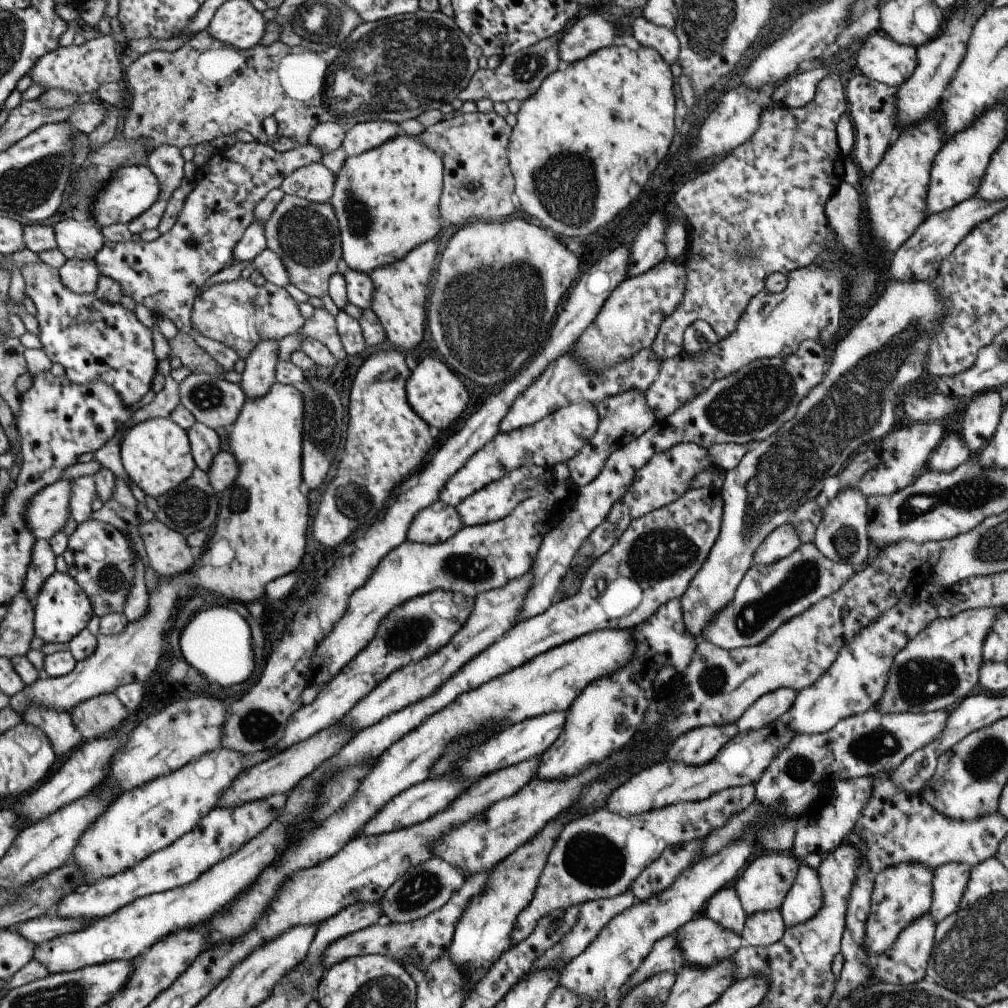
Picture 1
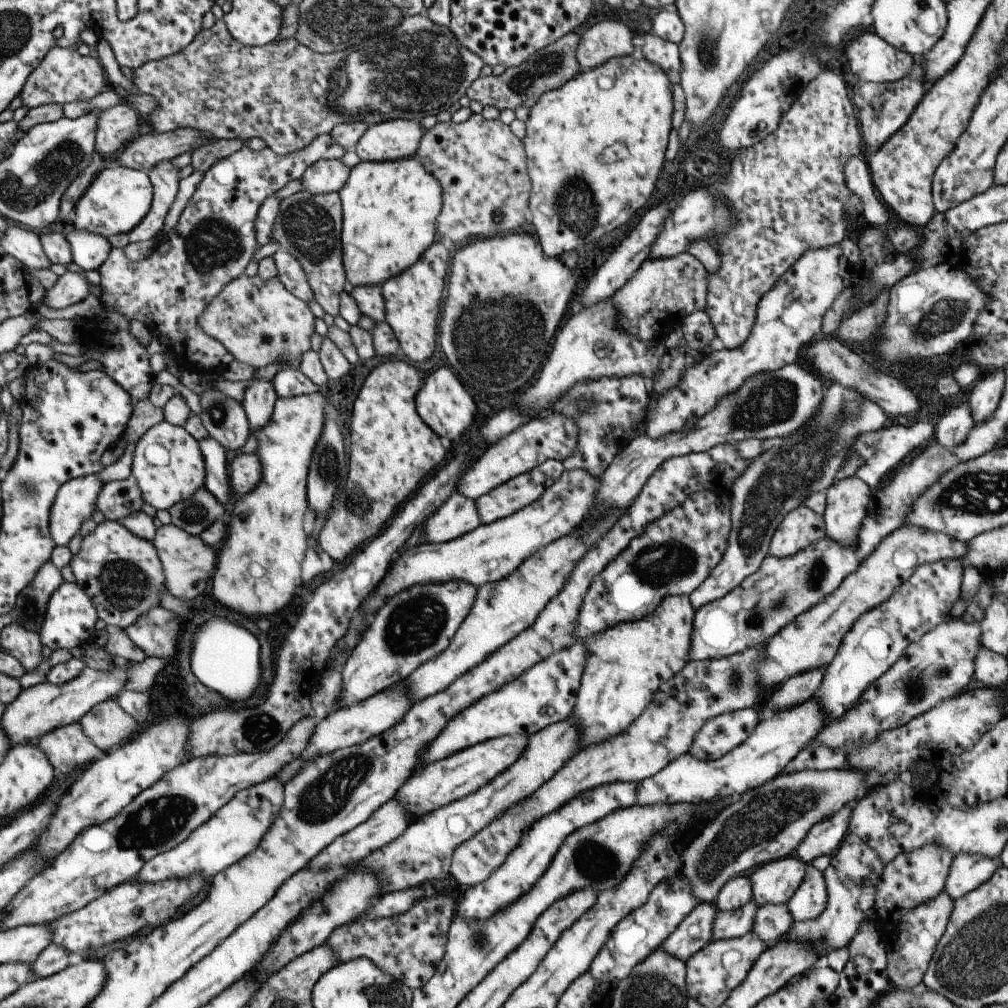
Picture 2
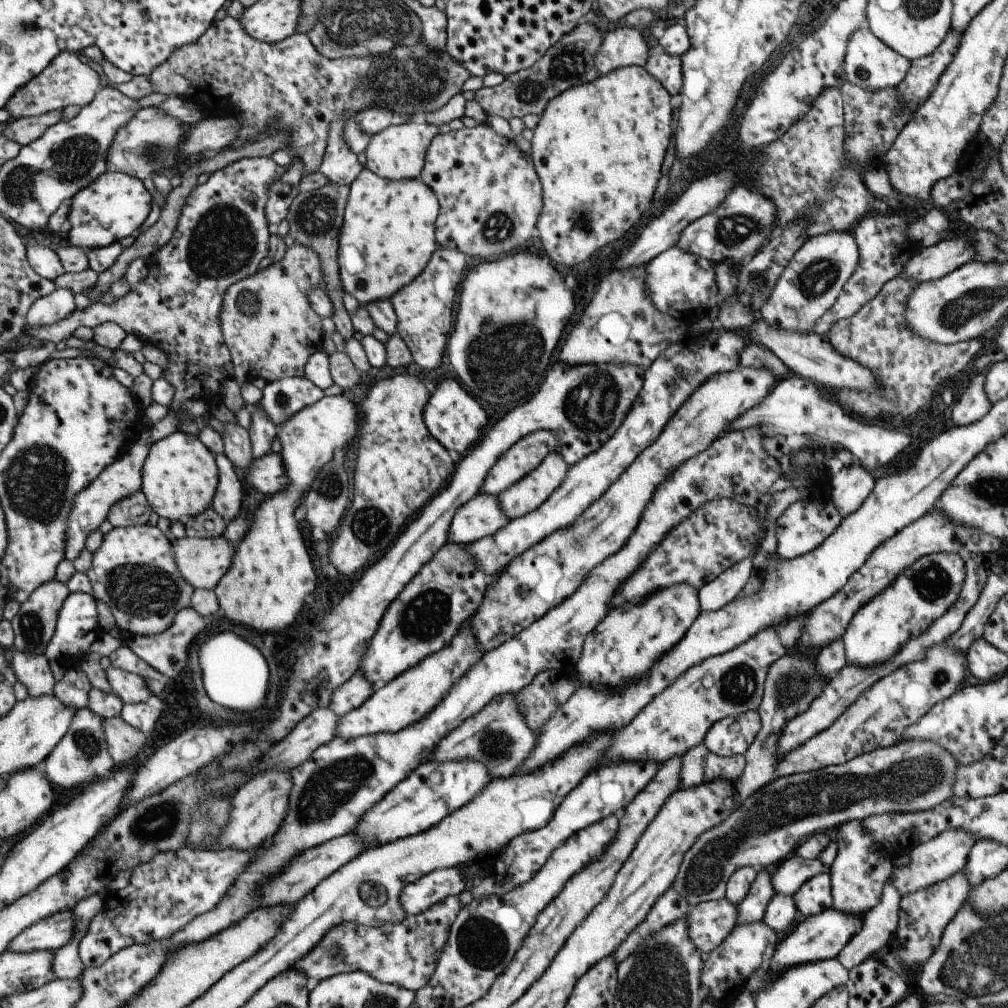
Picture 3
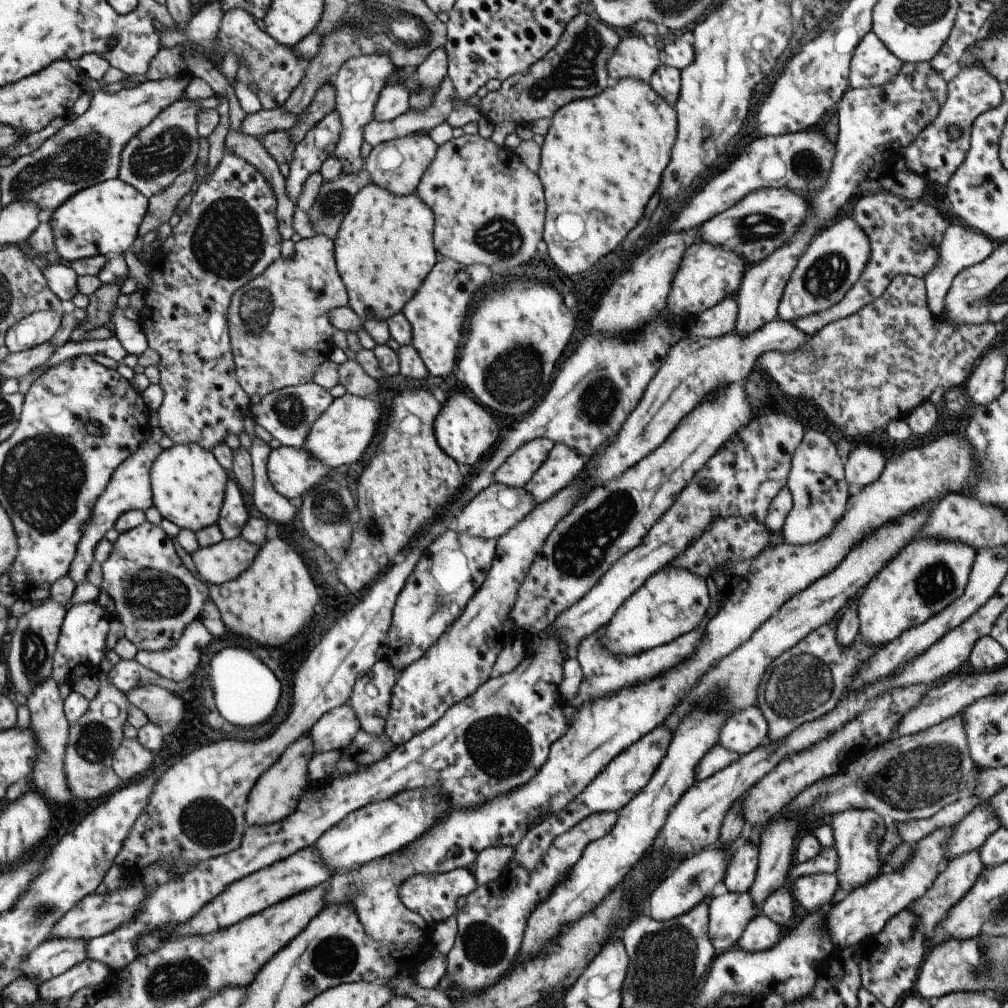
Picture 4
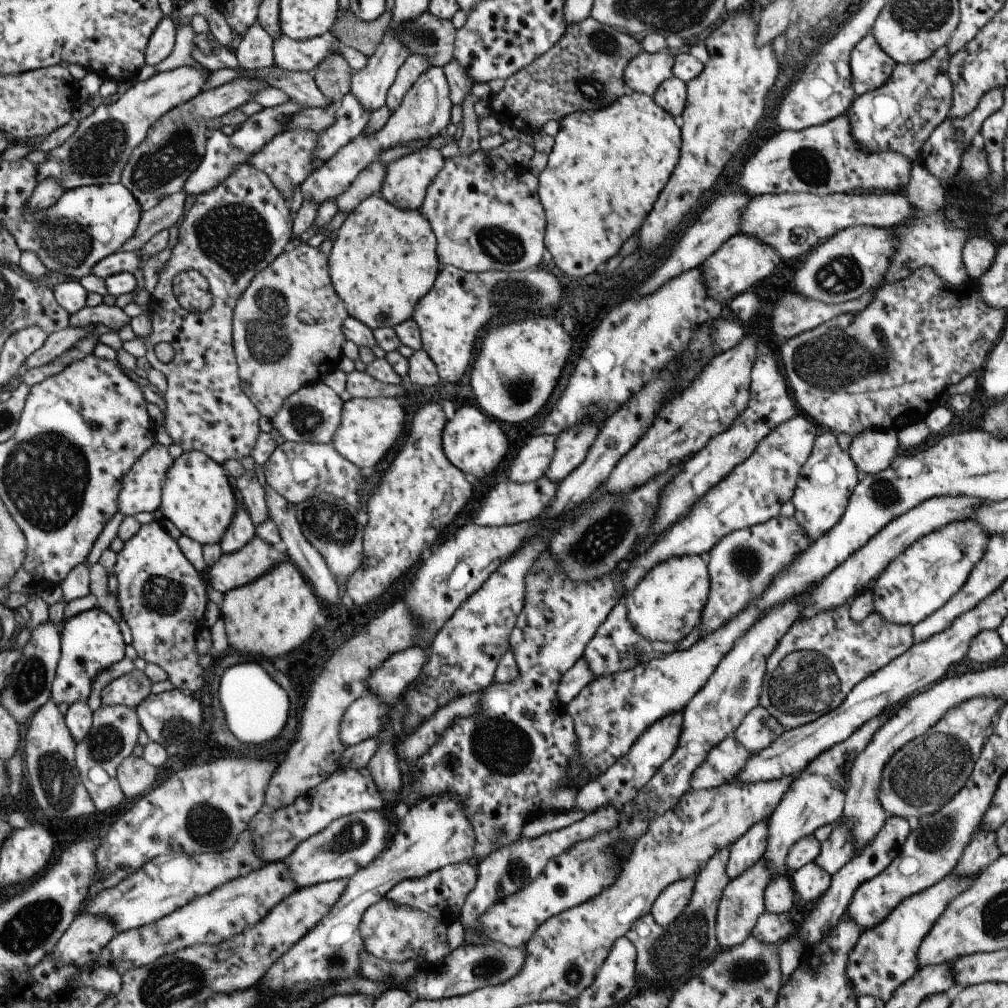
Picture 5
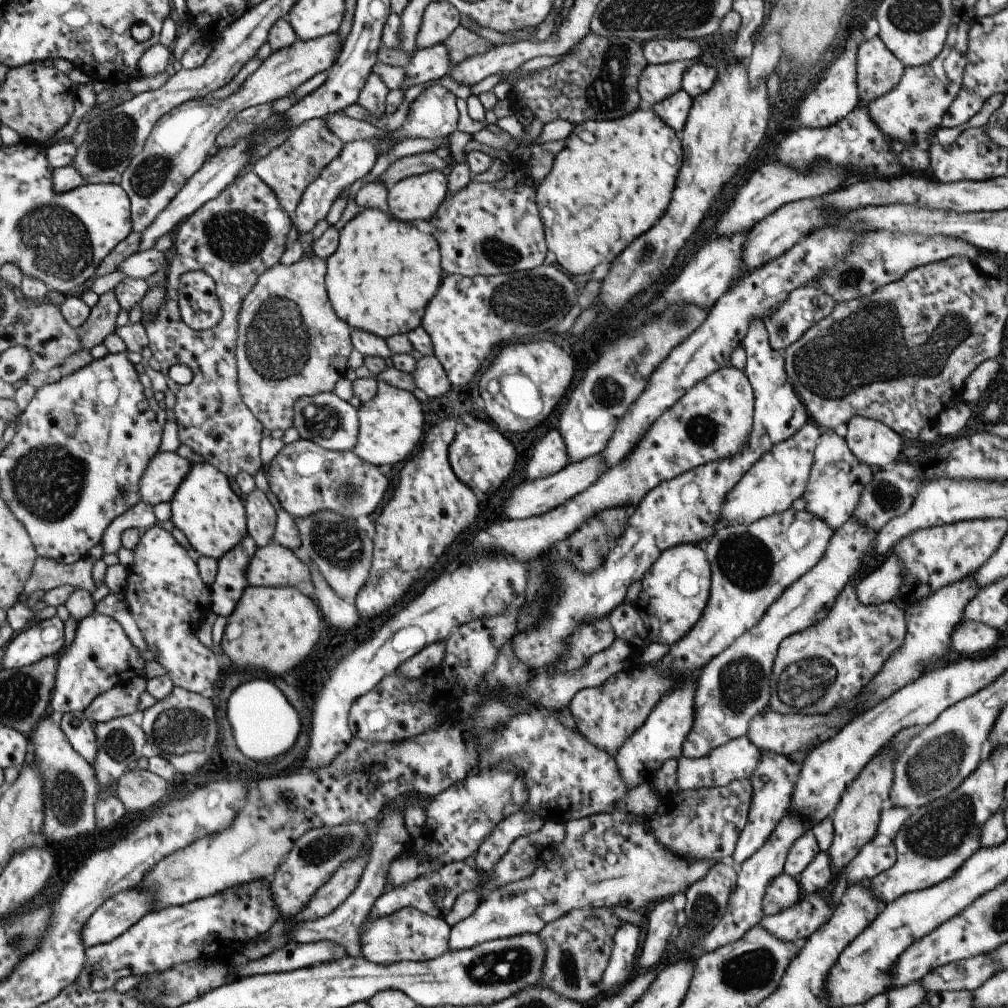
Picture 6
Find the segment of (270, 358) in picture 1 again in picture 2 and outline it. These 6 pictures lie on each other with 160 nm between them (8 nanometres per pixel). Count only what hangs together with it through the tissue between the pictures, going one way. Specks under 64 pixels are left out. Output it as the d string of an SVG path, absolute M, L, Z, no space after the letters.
M249 380L243 393L243 400L240 404L247 416L247 423L250 432L265 428L277 398L273 384L263 380Z

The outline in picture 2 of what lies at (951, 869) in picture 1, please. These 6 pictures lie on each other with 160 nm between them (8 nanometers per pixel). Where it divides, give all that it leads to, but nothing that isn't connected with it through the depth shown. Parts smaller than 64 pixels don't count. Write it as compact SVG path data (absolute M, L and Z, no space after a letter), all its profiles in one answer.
M957 854L951 860L942 891L954 901L991 878L999 862L977 854Z

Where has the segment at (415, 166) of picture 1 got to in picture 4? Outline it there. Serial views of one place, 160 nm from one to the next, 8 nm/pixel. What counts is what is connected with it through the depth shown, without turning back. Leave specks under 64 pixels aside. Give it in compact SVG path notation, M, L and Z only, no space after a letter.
M369 183L354 197L341 219L333 239L334 265L348 296L348 307L361 320L373 318L384 321L401 313L403 305L415 294L427 273L438 261L432 243L434 216L432 210L416 194L398 197L388 190Z

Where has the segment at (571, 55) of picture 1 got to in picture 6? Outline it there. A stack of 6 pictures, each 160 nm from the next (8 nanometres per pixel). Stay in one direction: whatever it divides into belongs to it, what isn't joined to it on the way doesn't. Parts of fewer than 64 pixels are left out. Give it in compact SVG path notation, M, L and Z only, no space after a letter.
M684 60L645 66L637 83L640 99L653 106L681 89L683 73L692 64L691 61Z

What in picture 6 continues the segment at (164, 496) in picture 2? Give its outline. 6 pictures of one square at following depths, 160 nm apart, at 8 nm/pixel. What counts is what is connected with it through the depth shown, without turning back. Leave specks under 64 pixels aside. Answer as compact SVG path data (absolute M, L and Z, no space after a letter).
M193 463L168 503L172 526L183 532L200 556L218 560L247 534L244 504L231 490L227 477L209 463Z

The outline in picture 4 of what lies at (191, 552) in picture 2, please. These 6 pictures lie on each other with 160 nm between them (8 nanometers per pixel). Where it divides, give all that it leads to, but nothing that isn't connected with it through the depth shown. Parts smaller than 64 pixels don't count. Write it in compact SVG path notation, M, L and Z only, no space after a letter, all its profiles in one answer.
M239 536L231 540L222 539L213 546L199 547L189 555L203 582L220 585L245 571L254 561L258 549L256 544Z

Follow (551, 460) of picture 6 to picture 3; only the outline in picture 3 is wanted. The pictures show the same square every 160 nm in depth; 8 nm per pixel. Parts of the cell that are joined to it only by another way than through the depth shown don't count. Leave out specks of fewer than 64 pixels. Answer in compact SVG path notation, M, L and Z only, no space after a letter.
M539 428L510 446L489 469L480 492L496 495L521 480L550 452L558 450L558 442L549 428Z

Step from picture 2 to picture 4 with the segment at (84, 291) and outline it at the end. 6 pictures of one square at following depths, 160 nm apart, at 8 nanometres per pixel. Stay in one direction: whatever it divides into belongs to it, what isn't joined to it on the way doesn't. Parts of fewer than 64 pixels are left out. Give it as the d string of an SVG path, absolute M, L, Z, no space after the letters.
M35 311L24 316L4 334L4 345L9 353L18 353L44 342L50 342L60 325L63 314L55 311Z

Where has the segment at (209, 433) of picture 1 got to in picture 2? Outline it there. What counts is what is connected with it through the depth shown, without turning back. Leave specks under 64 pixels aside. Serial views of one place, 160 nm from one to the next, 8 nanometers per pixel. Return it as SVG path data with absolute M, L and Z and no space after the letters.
M211 436L197 441L199 452L203 458L205 470L204 488L215 496L220 504L231 500L229 482L227 482L227 456L221 444L217 444Z

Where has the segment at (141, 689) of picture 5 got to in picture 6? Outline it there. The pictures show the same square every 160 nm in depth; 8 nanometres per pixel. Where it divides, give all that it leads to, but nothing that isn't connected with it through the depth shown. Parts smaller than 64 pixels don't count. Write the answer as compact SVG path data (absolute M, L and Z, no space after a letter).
M135 677L126 683L113 685L109 690L96 696L87 708L82 710L82 716L93 725L133 714L145 683L145 678Z

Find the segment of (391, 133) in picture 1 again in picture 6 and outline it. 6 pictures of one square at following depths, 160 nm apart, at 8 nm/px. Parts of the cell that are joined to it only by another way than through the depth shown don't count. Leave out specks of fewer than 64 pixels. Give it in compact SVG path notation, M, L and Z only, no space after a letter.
M430 171L397 181L387 190L387 212L397 221L428 221L446 197L446 175Z

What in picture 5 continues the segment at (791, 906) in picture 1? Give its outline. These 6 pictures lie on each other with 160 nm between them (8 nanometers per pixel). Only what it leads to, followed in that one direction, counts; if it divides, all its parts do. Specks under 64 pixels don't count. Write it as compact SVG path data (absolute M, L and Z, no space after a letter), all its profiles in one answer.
M811 861L794 870L790 883L794 892L799 894L799 898L809 902L809 900L817 900L827 890L830 878L828 872Z

